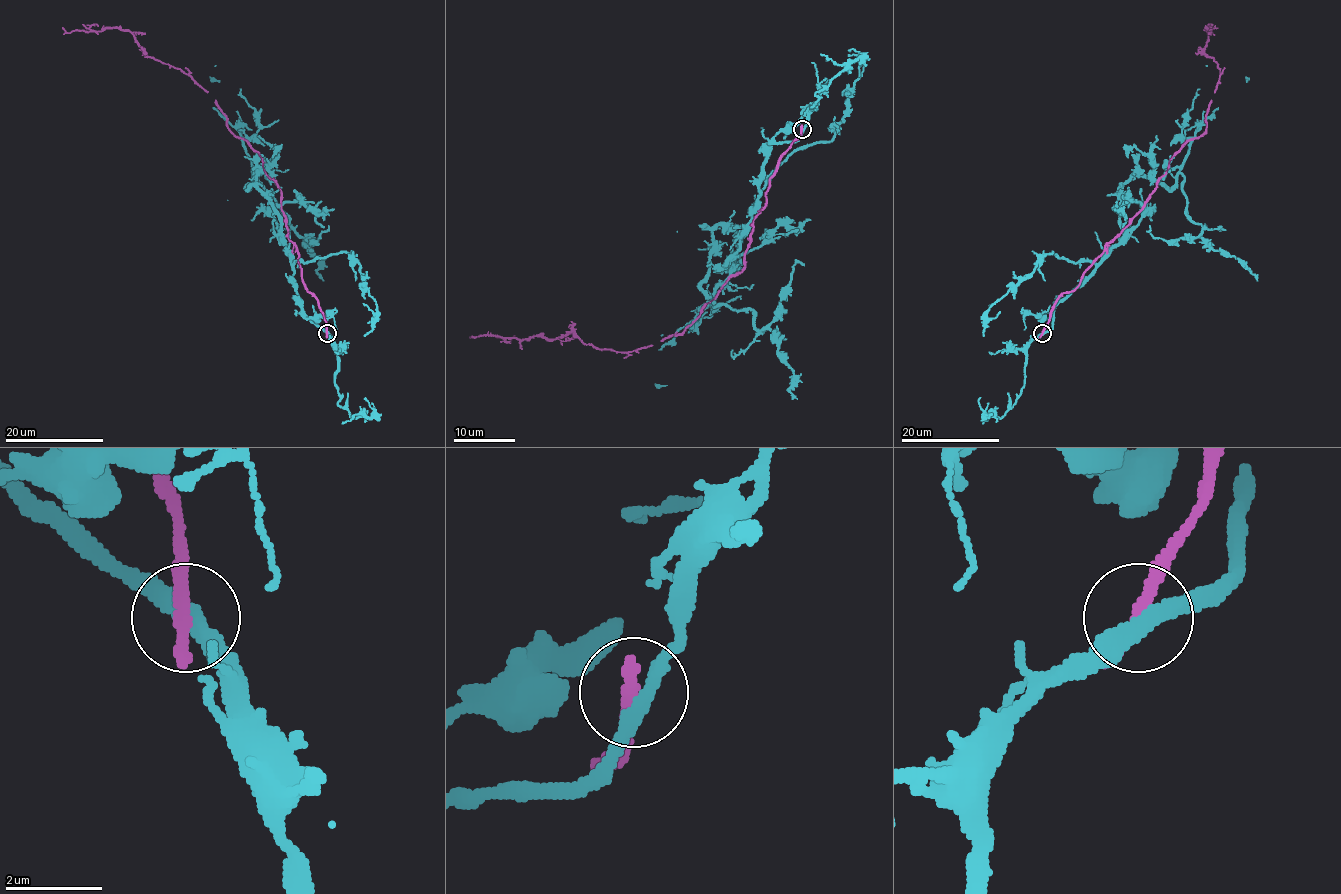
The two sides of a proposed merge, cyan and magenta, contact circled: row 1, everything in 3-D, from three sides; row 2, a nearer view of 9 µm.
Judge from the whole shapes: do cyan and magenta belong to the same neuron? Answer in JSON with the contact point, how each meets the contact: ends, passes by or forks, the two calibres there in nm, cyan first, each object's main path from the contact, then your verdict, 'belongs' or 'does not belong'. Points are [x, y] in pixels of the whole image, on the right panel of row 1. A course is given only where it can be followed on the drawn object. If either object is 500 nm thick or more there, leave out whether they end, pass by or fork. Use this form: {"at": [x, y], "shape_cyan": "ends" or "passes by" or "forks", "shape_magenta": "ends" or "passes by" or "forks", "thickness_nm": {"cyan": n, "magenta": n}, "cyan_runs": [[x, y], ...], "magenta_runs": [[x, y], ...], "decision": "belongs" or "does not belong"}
{"at": [1042, 333], "shape_cyan": "passes by", "shape_magenta": "ends", "thickness_nm": {"cyan": 300, "magenta": 320}, "cyan_runs": [[1042, 333], [1122, 237], [1118, 192], [1133, 176], [1170, 189], [1180, 173], [1186, 214], [1202, 237], [1257, 280]], "magenta_runs": [[1042, 333], [1054, 302], [1079, 284], [1140, 210], [1172, 157], [1205, 130], [1220, 75], [1204, 51], [1208, 27]], "decision": "does not belong"}

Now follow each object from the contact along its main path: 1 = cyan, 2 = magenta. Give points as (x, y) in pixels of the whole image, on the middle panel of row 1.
1: (803, 129), (770, 146), (746, 229), (713, 230), (701, 289), (769, 329), (797, 398)
2: (801, 129), (780, 156), (754, 220), (744, 267), (680, 334), (627, 352), (585, 345), (572, 332), (470, 337)

